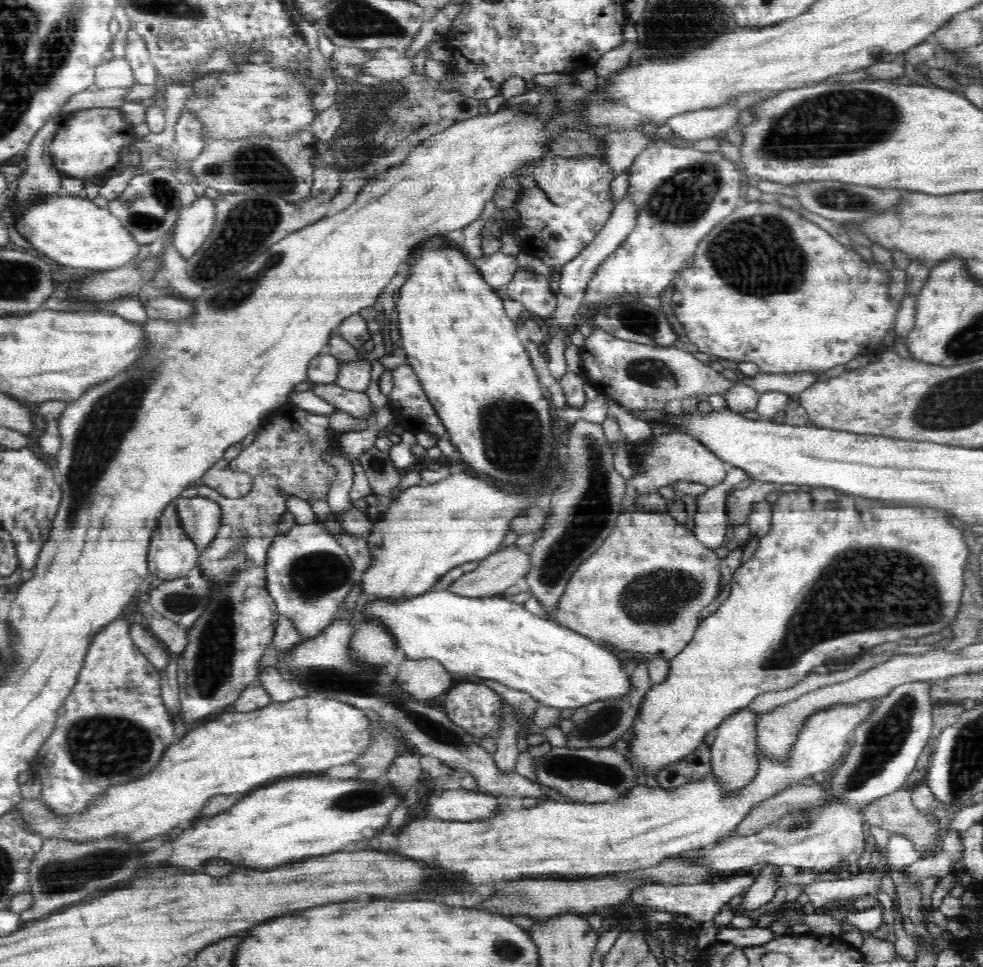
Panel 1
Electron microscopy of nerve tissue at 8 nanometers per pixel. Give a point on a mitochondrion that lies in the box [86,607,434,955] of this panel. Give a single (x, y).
(364, 799)

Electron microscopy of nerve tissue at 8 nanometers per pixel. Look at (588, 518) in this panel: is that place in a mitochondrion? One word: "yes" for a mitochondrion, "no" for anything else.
yes

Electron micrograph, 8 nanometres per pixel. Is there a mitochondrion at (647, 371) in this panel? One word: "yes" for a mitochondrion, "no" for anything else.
yes

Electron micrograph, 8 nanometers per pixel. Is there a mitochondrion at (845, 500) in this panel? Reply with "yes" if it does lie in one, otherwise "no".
no

